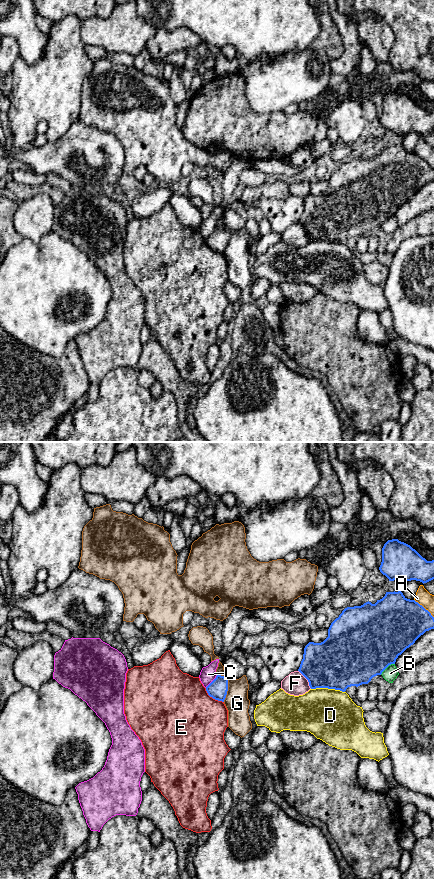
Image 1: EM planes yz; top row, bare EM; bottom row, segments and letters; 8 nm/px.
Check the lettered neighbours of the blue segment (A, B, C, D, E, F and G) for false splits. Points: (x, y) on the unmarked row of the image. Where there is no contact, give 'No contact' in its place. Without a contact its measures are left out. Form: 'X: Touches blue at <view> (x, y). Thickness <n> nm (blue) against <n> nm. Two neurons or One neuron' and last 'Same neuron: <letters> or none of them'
A: Touches blue at yz (423, 159). Thickness 420 nm (blue) against 120 nm. Two neurons
B: Touches blue at yz (387, 218). Thickness 500 nm (blue) against 110 nm. Two neurons
C: Touches blue at yz (212, 233). Thickness 160 nm (blue) against 120 nm. Two neurons
D: Touches blue at yz (328, 240). Thickness 440 nm (blue) against 420 nm. Two neurons
E: Touches blue at yz (213, 250). Thickness 160 nm (blue) against 500 nm. Two neurons
F: Touches blue at yz (306, 230). Thickness 400 nm (blue) against 180 nm. Two neurons
G: Touches blue at yz (227, 237). Thickness 160 nm (blue) against 190 nm. Two neurons
Same neuron: none of them

